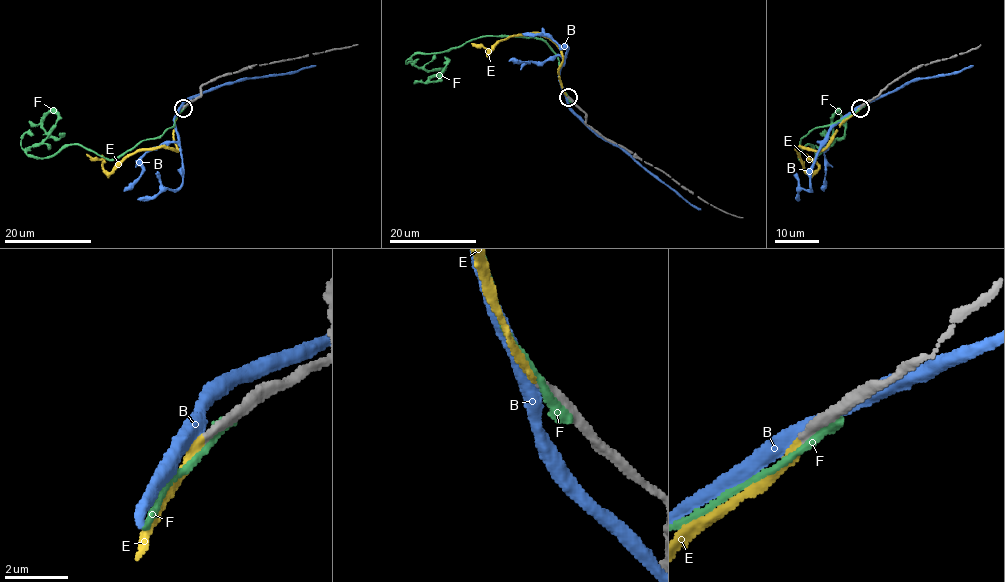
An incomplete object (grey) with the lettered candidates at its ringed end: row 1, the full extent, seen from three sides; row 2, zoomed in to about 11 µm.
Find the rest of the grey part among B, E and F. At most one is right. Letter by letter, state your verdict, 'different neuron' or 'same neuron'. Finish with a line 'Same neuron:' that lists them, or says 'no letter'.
B: different neuron
E: same neuron
F: different neuron
Same neuron: E

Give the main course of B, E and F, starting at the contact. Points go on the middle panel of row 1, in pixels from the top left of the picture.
B: (568, 97), (568, 106), (602, 137), (623, 148), (700, 209)
E: (568, 96), (558, 77), (561, 50), (548, 38), (523, 33), (501, 39), (489, 55), (471, 43)
F: (570, 100), (558, 57), (542, 39), (481, 36), (412, 57), (442, 70), (427, 82), (439, 78), (444, 57)

